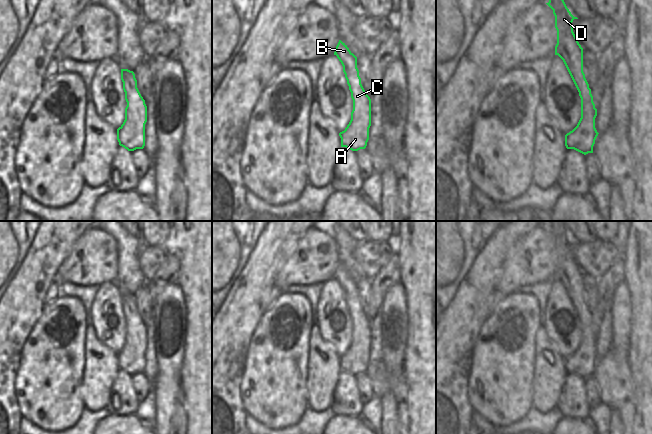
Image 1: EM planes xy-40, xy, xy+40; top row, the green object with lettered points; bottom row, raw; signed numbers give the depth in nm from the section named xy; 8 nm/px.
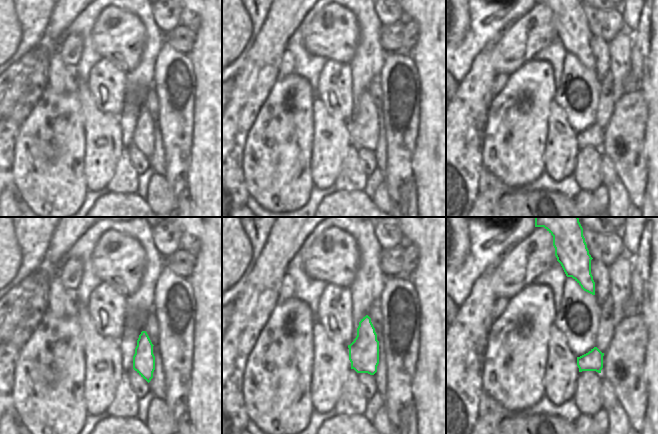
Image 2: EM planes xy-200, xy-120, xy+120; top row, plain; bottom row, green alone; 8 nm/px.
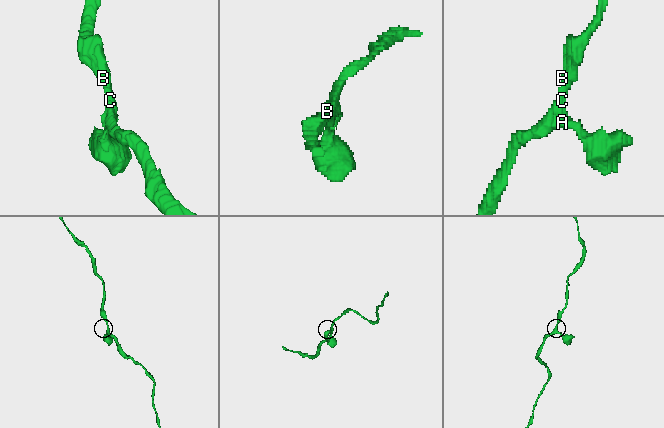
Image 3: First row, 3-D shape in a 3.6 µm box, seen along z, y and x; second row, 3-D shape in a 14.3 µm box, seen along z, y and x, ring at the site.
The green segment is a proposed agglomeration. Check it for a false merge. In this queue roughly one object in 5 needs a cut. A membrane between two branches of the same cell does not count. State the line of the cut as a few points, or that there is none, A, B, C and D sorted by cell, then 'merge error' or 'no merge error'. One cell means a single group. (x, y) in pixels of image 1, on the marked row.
no cut; A B C D; no merge error

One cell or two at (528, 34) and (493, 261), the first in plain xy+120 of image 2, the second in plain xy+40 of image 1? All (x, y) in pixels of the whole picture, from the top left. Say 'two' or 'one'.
two

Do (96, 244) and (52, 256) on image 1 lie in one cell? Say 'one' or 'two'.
two

